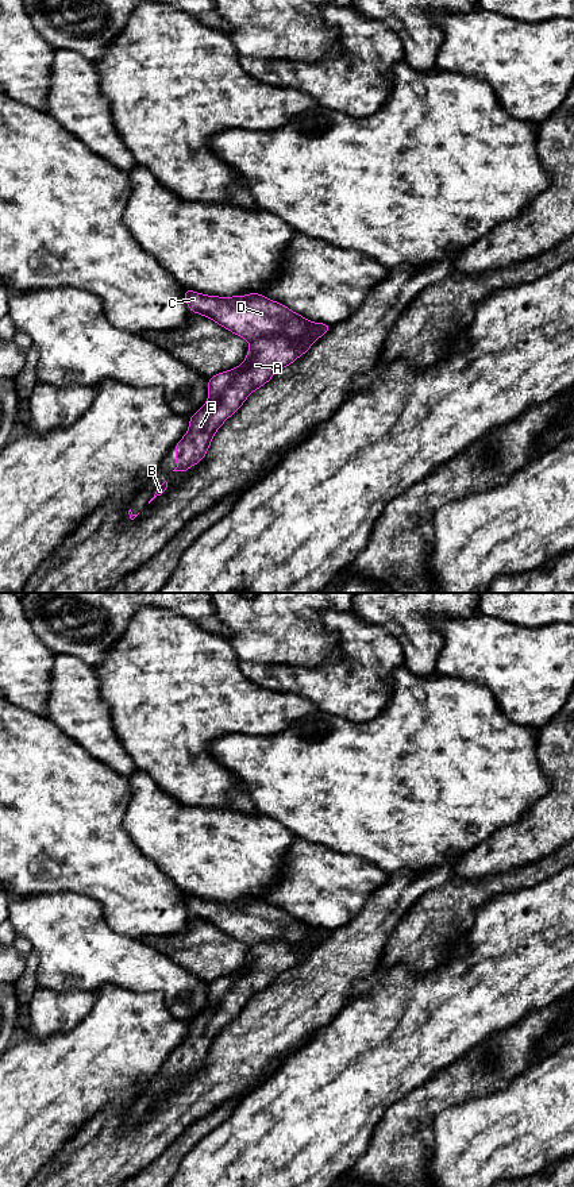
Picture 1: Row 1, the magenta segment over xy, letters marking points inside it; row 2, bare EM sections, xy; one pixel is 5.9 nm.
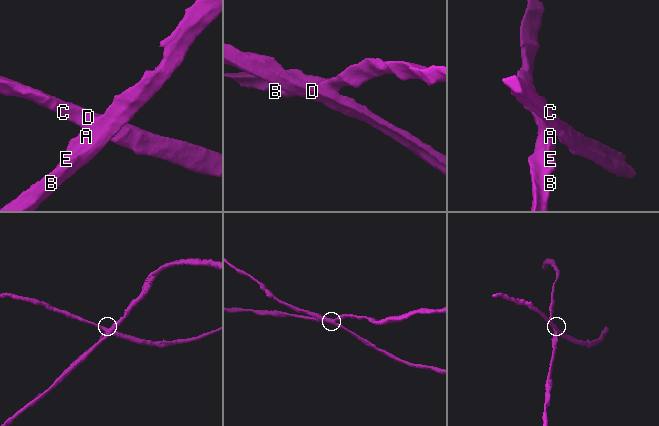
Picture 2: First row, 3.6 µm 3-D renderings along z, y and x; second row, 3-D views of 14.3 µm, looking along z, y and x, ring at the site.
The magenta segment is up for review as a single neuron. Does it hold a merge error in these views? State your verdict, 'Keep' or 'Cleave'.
Cleave

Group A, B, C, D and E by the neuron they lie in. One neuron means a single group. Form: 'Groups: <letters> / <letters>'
Groups: A B E / C D

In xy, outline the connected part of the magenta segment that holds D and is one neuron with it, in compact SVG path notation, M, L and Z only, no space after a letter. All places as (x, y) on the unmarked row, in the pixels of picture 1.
M185 894L184 903L190 917L213 925L246 945L282 941L301 947L311 936L309 925L259 898L219 902Z

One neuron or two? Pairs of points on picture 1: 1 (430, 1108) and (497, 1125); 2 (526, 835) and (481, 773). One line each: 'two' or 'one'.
1: two
2: two

